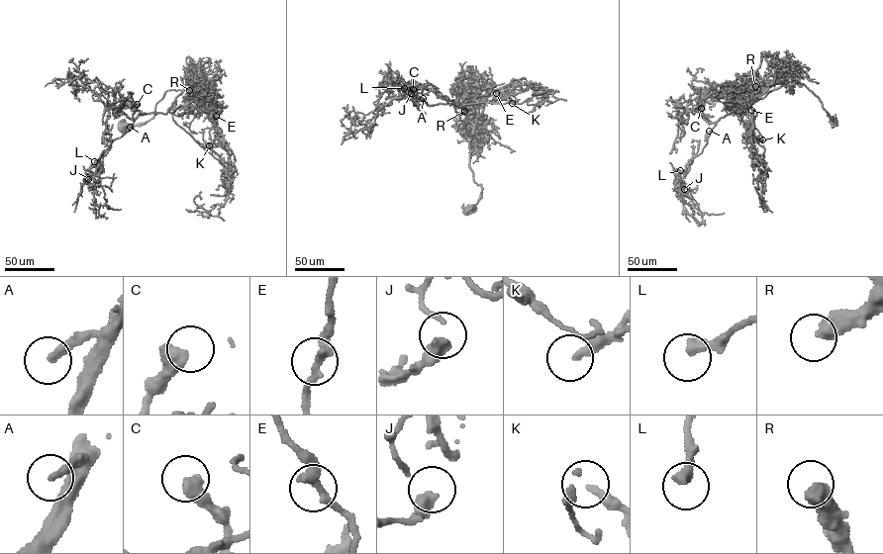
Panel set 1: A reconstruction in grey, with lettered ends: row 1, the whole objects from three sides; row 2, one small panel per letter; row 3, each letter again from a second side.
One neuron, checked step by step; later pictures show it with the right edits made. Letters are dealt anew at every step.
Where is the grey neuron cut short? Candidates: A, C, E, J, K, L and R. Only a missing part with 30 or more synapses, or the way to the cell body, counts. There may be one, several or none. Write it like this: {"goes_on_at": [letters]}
{"goes_on_at": ["A", "R"]}

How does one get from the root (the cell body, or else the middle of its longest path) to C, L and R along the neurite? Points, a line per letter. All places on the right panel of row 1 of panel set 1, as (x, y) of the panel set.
C: (833, 120), (820, 99), (801, 83), (783, 84), (716, 123), (704, 117), (701, 108)
L: (833, 120), (804, 84), (783, 84), (735, 113), (721, 117), (689, 171), (678, 179), (674, 171), (680, 170)
R: (833, 120), (820, 100), (804, 84), (775, 83), (764, 89), (758, 84), (755, 86)

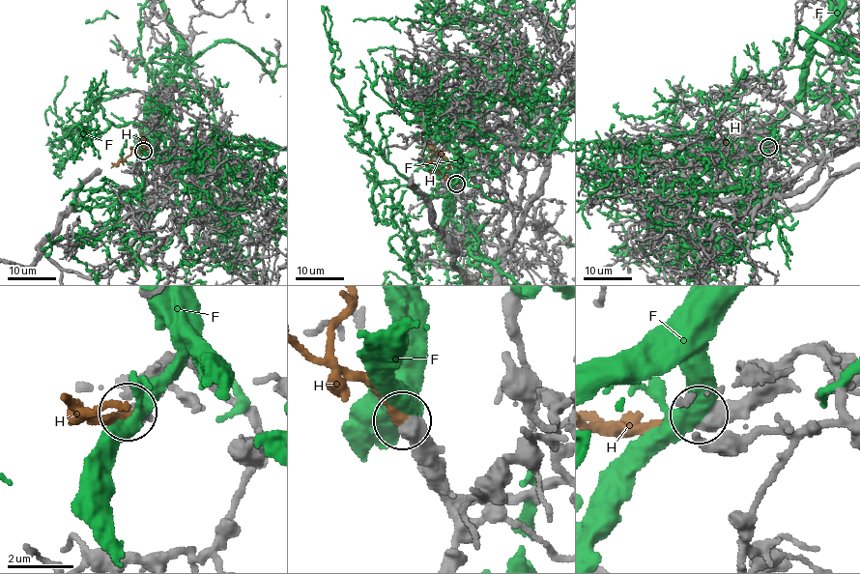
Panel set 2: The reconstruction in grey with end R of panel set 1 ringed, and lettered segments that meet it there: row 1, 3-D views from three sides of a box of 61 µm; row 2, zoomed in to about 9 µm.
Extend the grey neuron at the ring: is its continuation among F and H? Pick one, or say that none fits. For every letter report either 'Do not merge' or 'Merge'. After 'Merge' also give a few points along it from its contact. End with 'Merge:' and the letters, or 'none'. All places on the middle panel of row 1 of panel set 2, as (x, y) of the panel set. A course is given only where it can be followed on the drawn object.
F: Do not merge
H: Merge
Merge: H

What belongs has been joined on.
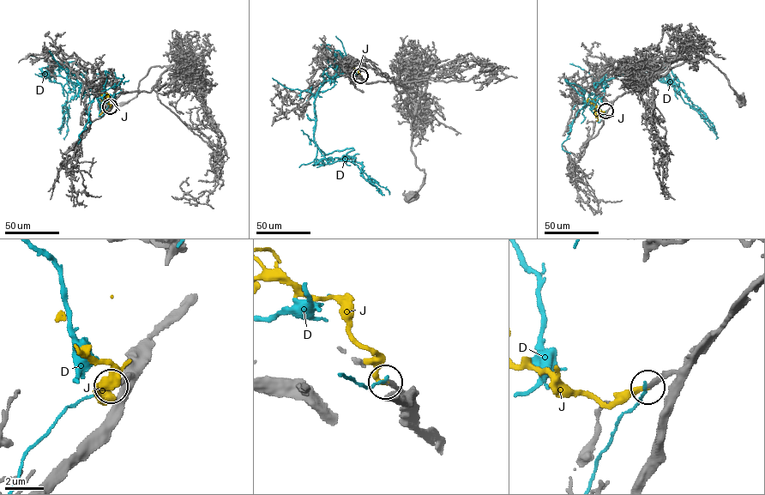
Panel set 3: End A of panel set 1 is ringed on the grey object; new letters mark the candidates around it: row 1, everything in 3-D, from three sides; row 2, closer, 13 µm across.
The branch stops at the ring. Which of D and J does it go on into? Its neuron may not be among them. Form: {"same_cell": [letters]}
{"same_cell": ["J"]}

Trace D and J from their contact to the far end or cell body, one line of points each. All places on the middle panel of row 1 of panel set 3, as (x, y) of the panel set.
D: (360, 75), (337, 74), (321, 87), (314, 141), (328, 162), (346, 155), (361, 163), (364, 178), (381, 194)
J: (360, 75), (357, 70), (346, 69), (353, 72)

